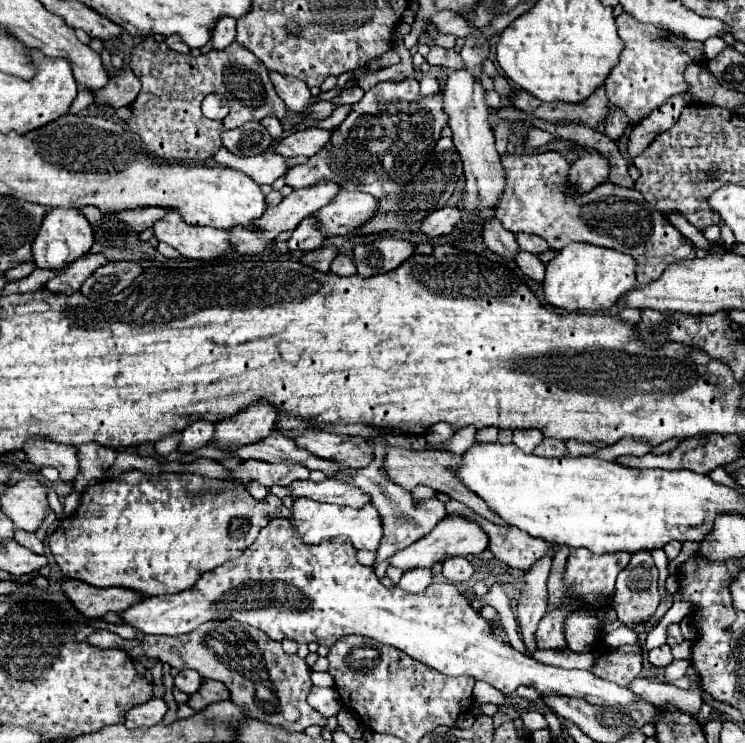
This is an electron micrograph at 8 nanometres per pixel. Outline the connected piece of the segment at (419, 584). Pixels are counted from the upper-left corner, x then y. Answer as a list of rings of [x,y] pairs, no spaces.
[[[411,569],[403,573],[399,587],[409,593],[417,593],[423,591],[429,583],[431,583],[431,569]]]

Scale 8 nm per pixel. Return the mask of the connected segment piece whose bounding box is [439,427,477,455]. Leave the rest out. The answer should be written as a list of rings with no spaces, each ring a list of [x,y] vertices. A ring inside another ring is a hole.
[[[465,427],[465,429],[459,429],[447,443],[443,443],[439,449],[445,449],[445,451],[451,451],[451,453],[465,453],[465,449],[469,449],[469,445],[475,443],[475,433],[477,429],[475,427]]]

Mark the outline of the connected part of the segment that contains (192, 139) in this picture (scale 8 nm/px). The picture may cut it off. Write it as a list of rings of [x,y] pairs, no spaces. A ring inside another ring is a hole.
[[[151,41],[149,49],[139,47],[131,51],[129,67],[141,79],[143,89],[131,105],[133,117],[127,125],[143,139],[147,149],[163,159],[163,161],[211,161],[213,153],[221,147],[221,133],[239,127],[249,119],[249,103],[251,119],[263,119],[267,115],[275,115],[279,119],[285,117],[287,107],[275,93],[275,87],[269,79],[269,71],[249,49],[233,41],[229,47],[217,51],[211,49],[205,55],[183,55],[169,49],[165,43]],[[209,93],[219,93],[229,99],[231,113],[223,121],[205,119],[201,113],[201,101]]]

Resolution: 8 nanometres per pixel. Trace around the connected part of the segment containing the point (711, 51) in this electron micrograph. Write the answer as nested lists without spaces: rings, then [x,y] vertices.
[[[711,37],[711,39],[707,39],[707,41],[703,43],[703,51],[705,51],[705,57],[707,57],[707,59],[717,57],[725,47],[727,47],[727,45],[725,45],[725,41],[723,41],[721,37]]]

